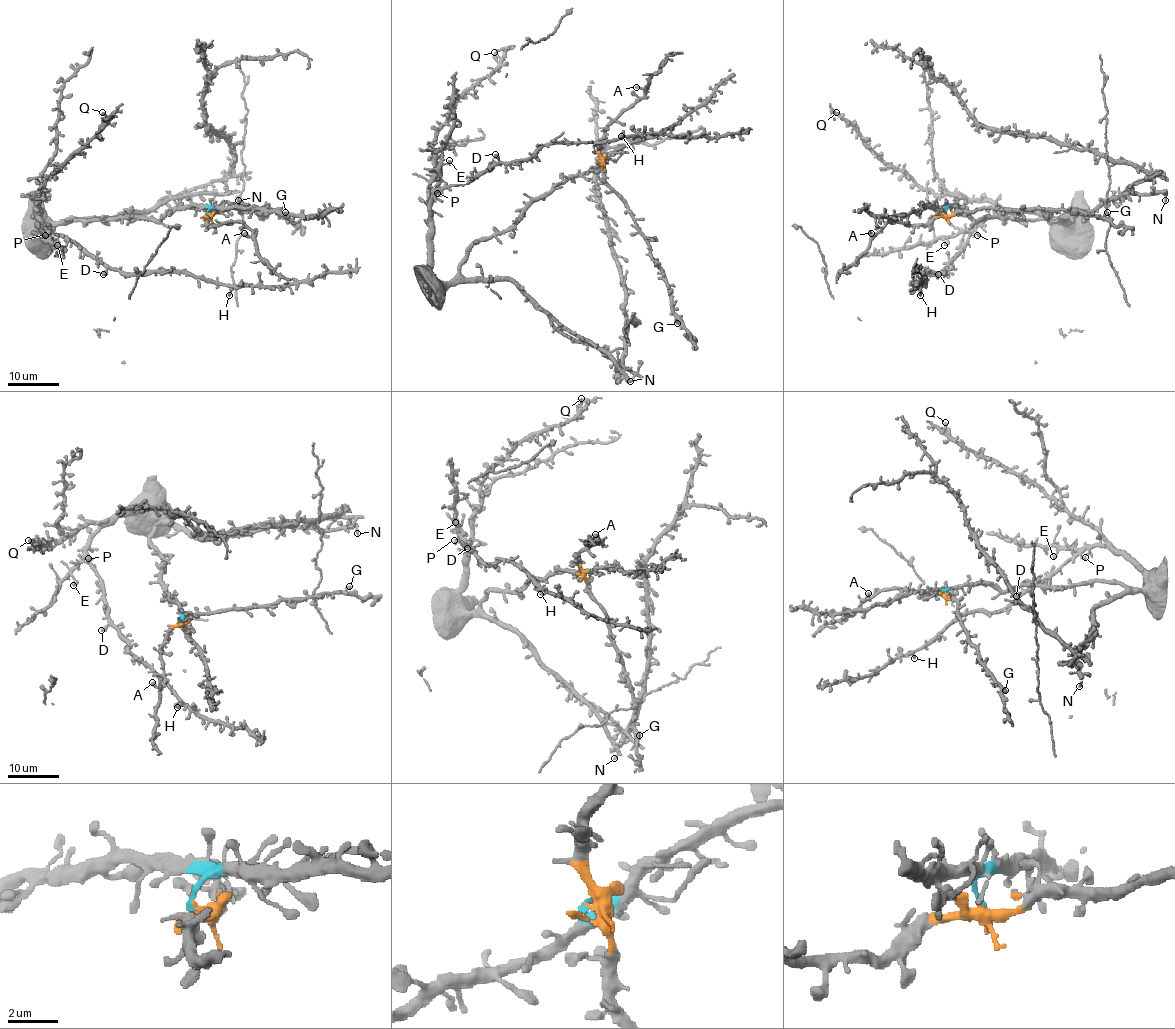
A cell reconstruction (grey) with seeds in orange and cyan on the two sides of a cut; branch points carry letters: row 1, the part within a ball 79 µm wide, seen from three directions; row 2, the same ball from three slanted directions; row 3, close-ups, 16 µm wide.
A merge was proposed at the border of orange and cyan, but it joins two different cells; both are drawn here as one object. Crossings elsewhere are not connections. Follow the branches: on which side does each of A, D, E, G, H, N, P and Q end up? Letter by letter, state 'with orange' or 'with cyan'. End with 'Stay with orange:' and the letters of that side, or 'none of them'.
A: with orange
D: with cyan
E: with cyan
G: with orange
H: with cyan
N: with cyan
P: with cyan
Q: with cyan
Stay with orange: A, G

